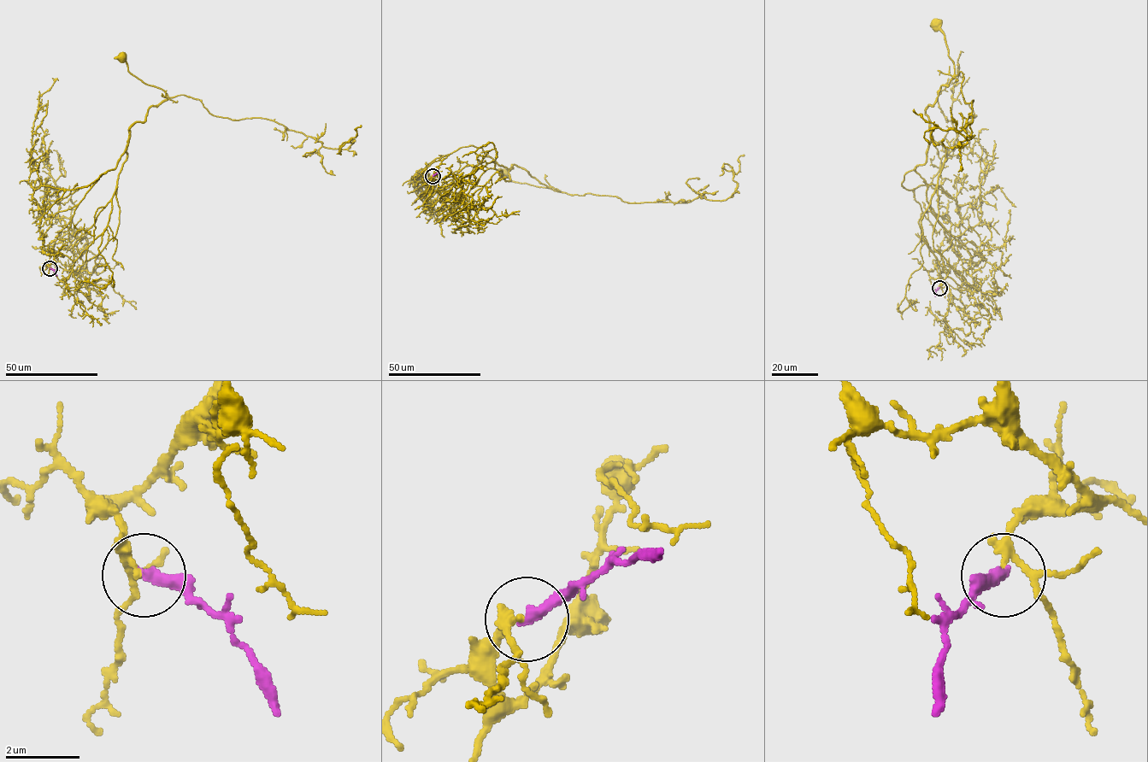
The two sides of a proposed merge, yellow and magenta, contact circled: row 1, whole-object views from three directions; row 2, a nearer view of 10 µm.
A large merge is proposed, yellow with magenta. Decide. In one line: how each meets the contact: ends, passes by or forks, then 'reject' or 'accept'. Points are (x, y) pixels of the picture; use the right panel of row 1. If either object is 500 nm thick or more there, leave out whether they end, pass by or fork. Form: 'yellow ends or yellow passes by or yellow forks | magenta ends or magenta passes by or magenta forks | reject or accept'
yellow forks | magenta ends | accept

